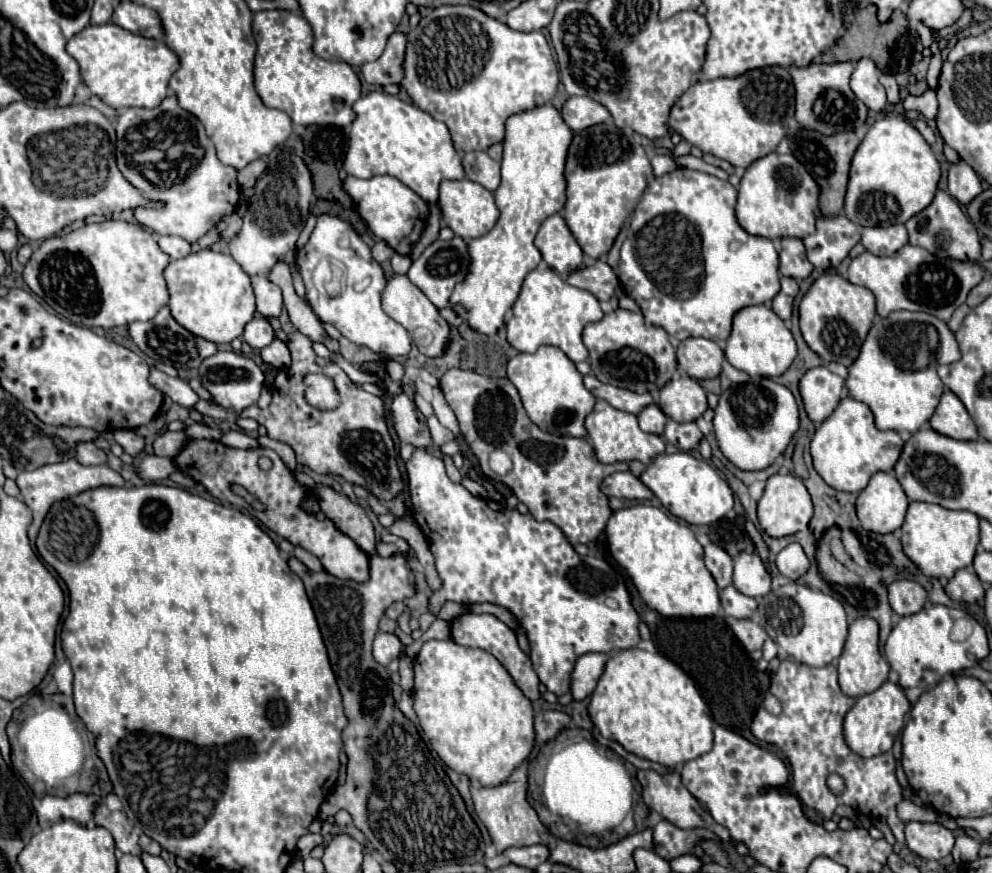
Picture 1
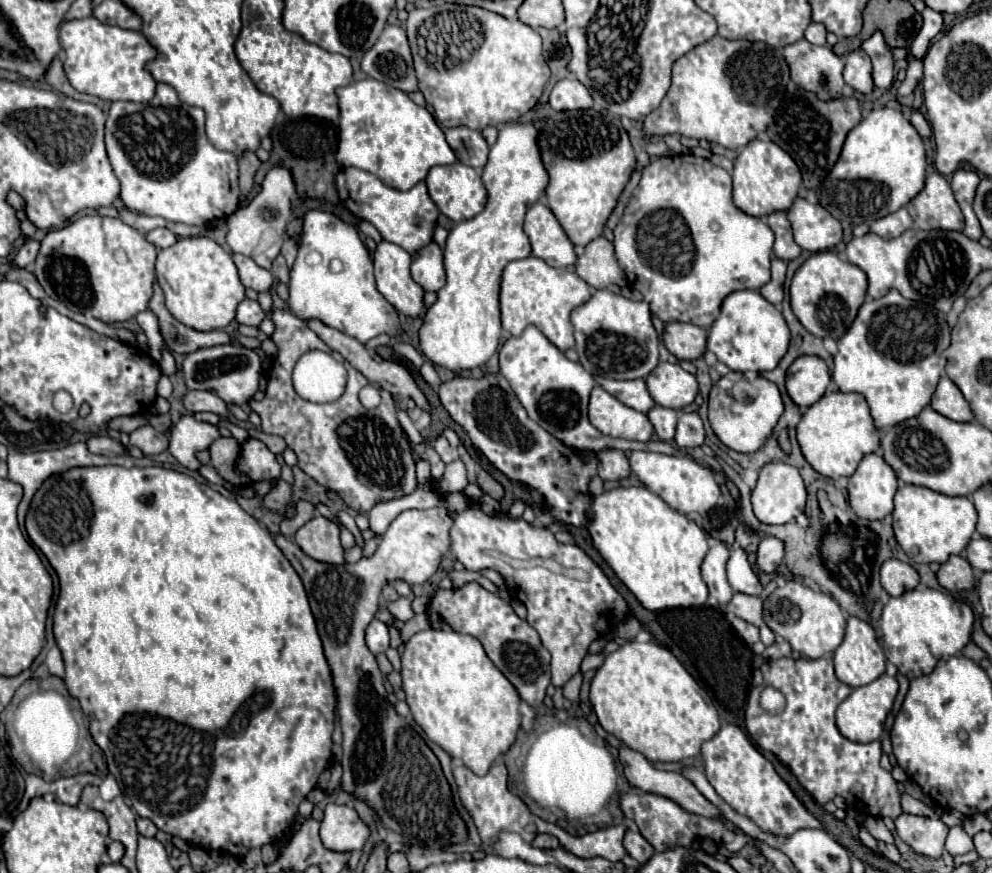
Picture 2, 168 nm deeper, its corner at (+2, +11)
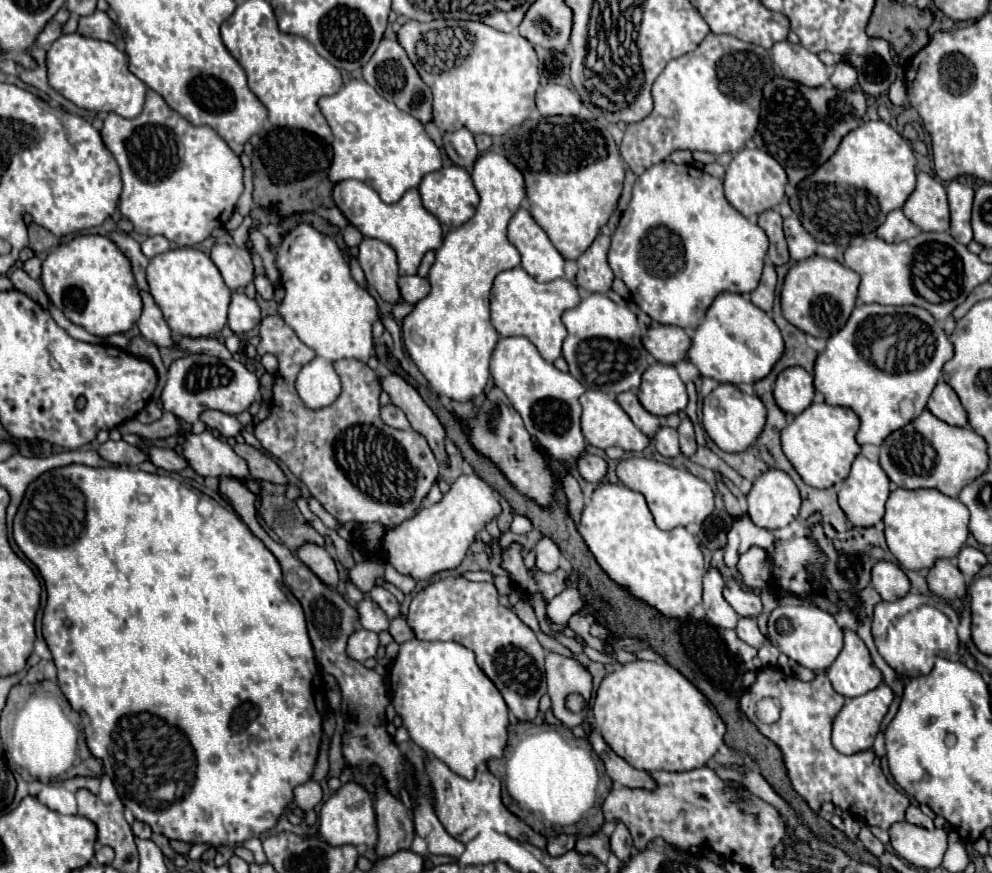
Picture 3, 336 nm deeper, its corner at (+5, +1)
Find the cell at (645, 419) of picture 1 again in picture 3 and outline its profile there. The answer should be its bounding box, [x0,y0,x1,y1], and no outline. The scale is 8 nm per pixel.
[652,425,680,457]

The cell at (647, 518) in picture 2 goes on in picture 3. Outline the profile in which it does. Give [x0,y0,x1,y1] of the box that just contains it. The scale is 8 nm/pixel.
[578,483,704,617]

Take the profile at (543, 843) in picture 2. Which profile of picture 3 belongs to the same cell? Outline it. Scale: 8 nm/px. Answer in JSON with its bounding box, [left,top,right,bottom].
[546,835,576,857]

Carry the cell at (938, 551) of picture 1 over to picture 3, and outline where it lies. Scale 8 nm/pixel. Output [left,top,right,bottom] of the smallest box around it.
[886,489,970,571]

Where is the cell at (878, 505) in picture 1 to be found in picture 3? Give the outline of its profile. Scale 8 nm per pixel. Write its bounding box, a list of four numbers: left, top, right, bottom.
[838,455,890,527]

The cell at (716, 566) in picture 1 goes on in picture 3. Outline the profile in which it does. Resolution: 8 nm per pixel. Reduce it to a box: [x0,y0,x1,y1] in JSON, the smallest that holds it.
[702,567,738,629]

